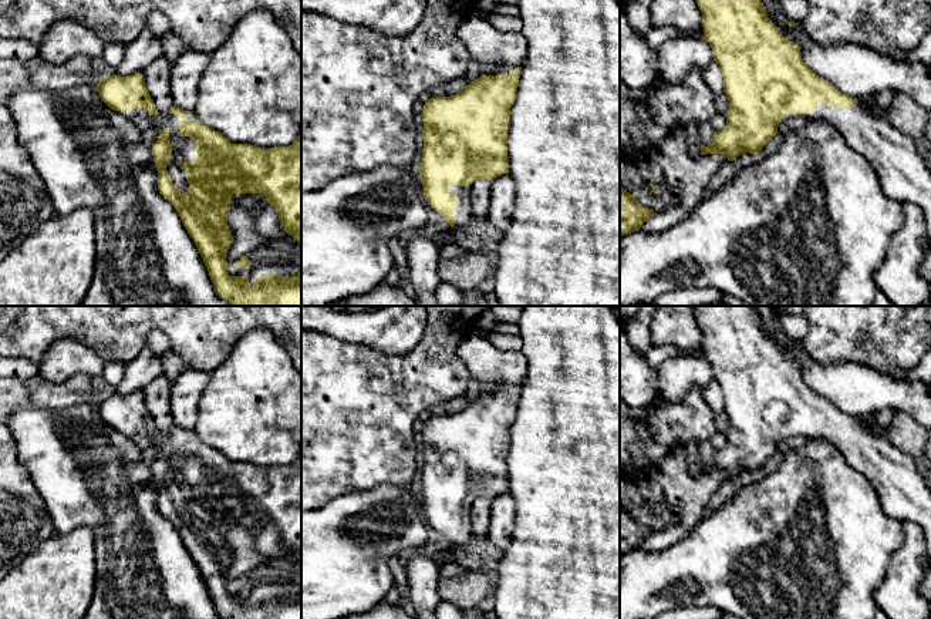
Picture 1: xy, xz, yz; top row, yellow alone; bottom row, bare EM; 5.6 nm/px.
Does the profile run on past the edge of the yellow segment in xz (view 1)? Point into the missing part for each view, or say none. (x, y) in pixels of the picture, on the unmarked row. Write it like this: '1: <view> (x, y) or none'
1: xz (464, 530)

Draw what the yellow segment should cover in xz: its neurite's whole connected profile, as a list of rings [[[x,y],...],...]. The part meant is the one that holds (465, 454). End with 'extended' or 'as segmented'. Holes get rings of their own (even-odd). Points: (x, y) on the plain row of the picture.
[[[516,386],[510,393],[480,394],[451,416],[425,417],[421,431],[424,467],[419,497],[425,518],[452,549],[466,551],[475,546],[469,505],[476,498],[492,501],[509,491],[507,448],[520,388],[522,386]]]; extended

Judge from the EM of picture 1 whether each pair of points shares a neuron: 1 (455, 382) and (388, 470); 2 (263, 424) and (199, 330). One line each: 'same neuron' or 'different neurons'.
1: same neuron
2: different neurons

